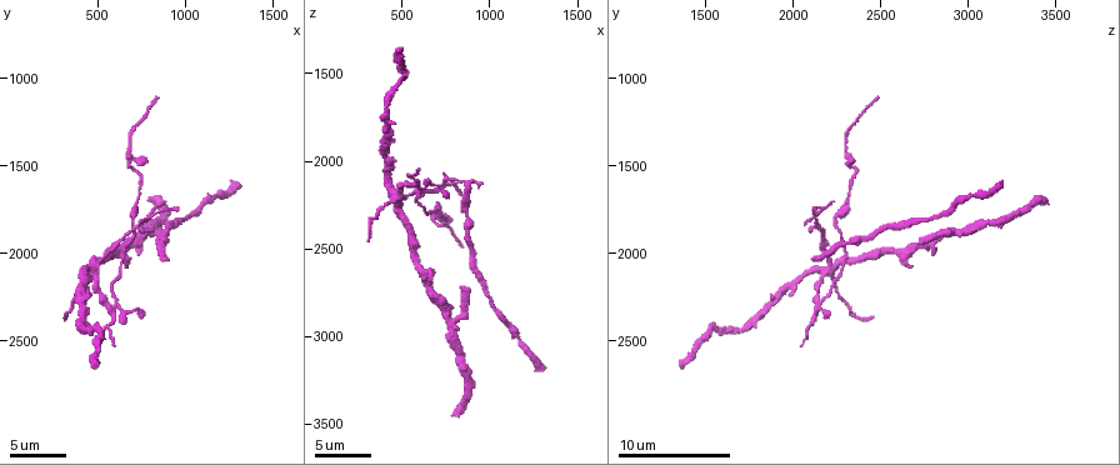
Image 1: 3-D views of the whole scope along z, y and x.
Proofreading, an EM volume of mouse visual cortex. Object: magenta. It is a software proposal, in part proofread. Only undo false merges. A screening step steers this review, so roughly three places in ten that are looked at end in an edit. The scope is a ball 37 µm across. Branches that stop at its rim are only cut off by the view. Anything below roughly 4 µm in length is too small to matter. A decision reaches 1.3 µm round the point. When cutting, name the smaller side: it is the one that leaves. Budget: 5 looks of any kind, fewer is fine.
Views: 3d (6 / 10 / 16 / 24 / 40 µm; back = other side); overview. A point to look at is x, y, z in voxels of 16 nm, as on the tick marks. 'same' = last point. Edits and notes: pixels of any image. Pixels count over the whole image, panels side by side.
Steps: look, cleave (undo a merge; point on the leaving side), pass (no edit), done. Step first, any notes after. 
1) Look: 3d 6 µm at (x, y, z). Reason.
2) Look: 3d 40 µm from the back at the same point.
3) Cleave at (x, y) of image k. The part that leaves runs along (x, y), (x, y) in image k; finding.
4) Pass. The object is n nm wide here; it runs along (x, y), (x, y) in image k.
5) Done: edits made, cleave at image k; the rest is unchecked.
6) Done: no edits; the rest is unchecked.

Look: 3d 16 µm at (960, 1840, 2640).

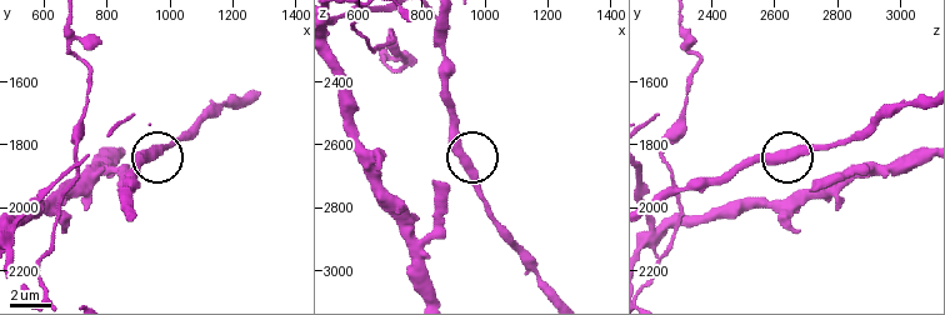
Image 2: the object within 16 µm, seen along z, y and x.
Look: 3d 16 µm from the back at (940, 1830, 2660). From behind.

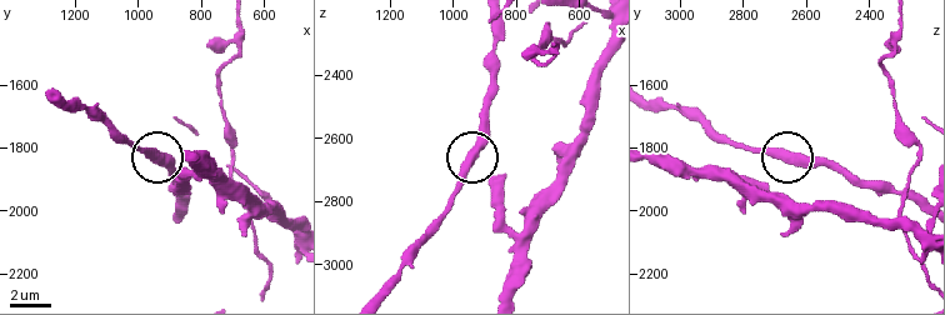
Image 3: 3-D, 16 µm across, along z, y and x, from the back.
Pass. The object is 450 nm wide here; continuous, no second neuron.

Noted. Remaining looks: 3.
Look: 3d 10 µm at (800, 1880, 2920). A fork.

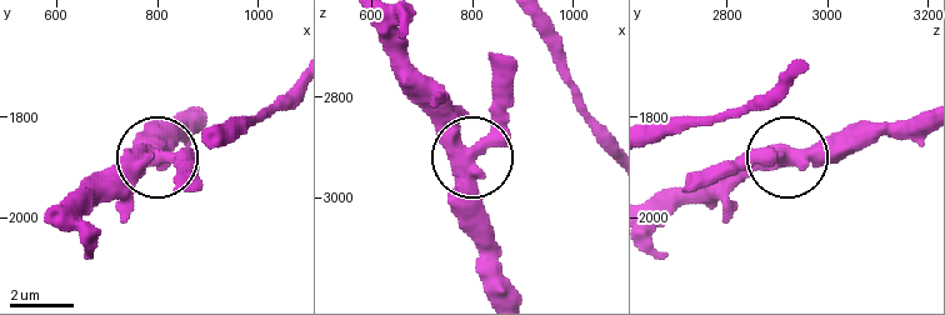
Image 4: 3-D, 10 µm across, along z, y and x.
Pass. 3 arms meet here; one neuron here.

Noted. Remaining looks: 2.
Look: 3d 16 µm at (600, 2280, 2140). Looks like a crossing.

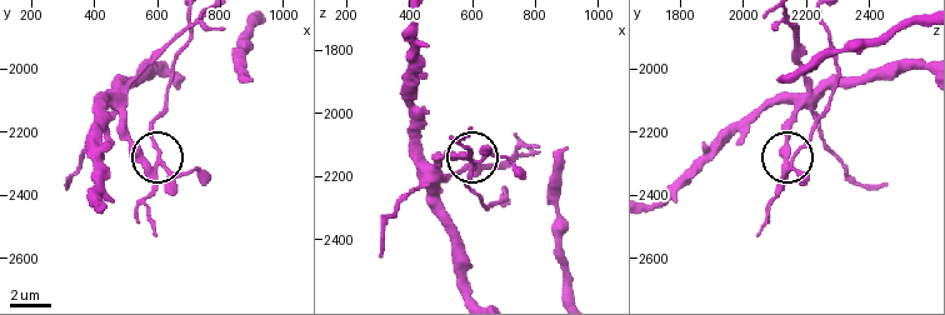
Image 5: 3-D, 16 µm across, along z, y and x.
Look: 3d 6 µm at (610, 2300, 2150).

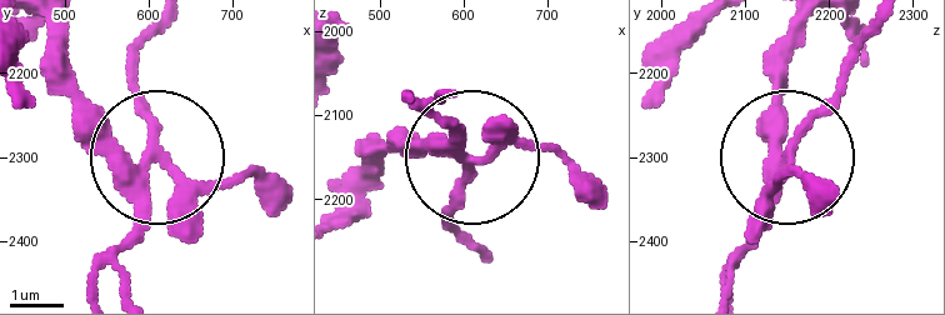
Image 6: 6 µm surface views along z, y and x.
Cleave at (109, 248) of image 6. The part that leaves runs along (139, 179), (151, 144), (139, 49), (151, 23) in image 6; a second neuron is stuck on.

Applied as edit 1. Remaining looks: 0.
Done: edits made, cleave at image 6; the rest is unchecked.

